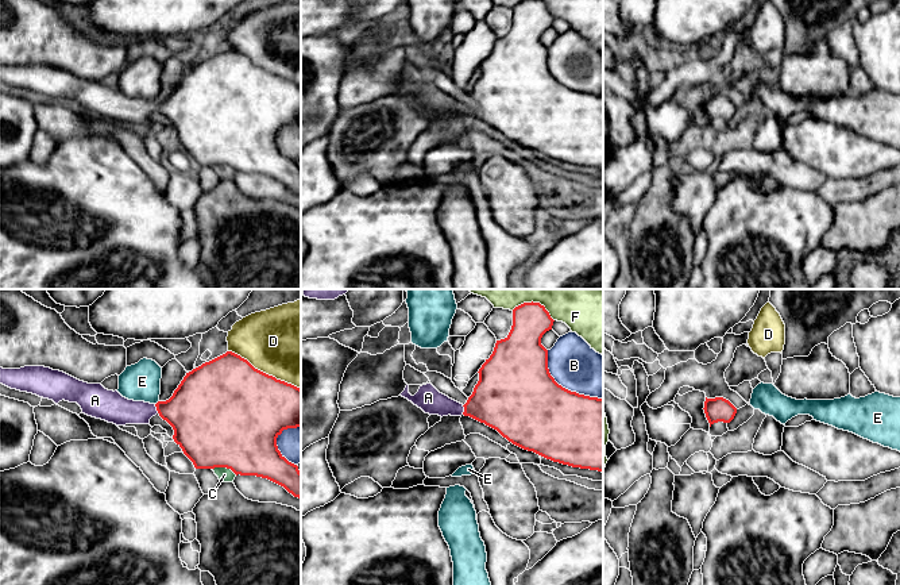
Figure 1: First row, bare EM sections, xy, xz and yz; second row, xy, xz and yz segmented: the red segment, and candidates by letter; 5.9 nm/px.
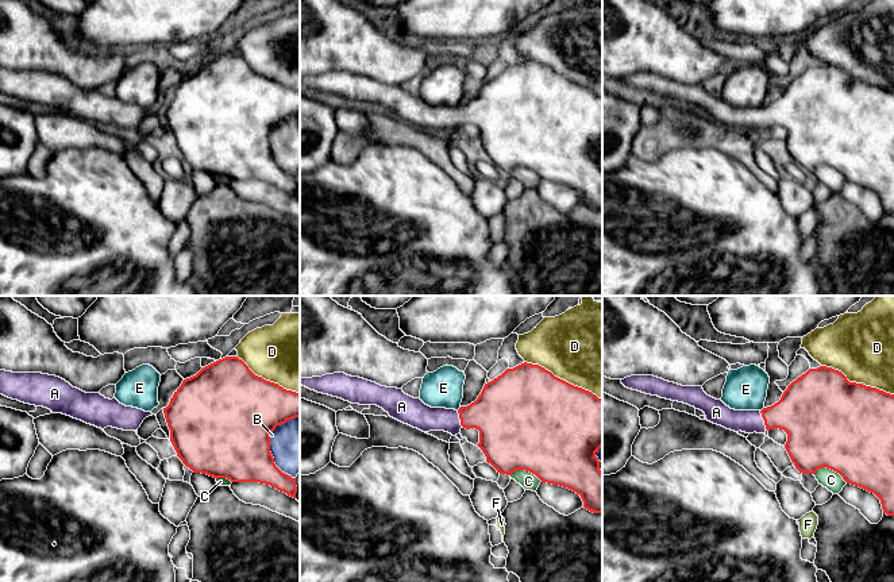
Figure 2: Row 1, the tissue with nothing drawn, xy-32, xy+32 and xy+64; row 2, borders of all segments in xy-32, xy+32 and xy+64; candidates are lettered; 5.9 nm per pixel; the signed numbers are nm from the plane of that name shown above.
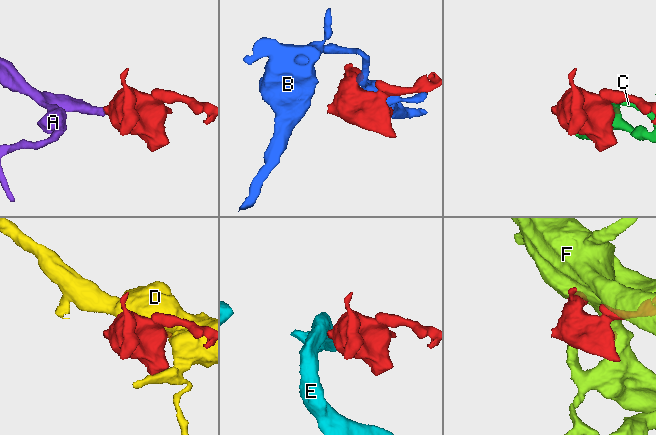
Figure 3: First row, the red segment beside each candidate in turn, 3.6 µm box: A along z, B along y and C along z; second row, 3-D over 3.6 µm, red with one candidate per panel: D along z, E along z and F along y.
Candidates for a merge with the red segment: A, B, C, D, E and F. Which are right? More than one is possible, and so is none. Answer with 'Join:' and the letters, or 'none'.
Join: A

